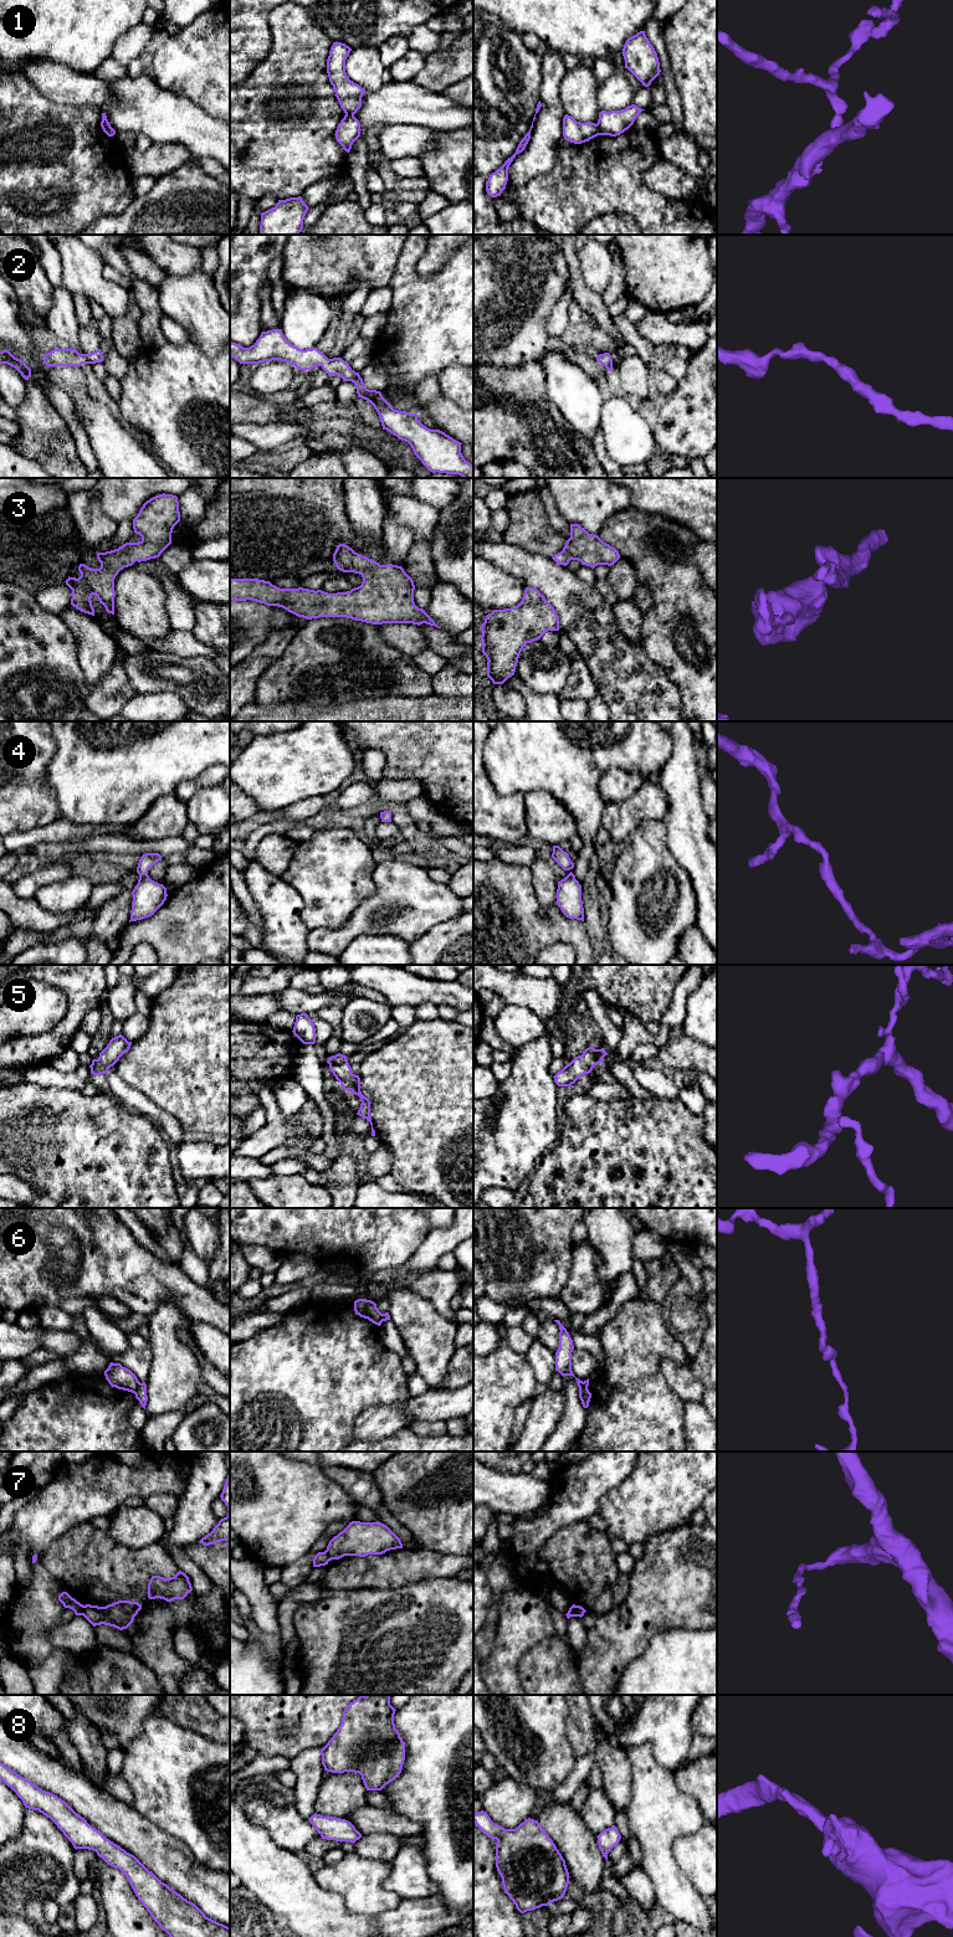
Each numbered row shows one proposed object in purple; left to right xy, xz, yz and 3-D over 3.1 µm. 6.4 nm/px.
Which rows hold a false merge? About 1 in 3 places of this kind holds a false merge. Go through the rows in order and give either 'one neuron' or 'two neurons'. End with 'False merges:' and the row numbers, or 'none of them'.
1: two neurons
2: one neuron
3: one neuron
4: one neuron
5: one neuron
6: two neurons
7: two neurons
8: one neuron
False merges: 1, 6, 7

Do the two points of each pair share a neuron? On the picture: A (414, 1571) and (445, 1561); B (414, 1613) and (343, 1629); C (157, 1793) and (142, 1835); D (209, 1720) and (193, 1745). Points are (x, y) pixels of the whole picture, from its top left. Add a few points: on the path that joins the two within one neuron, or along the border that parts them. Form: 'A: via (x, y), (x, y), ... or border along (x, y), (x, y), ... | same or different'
A: via (421, 1565), (437, 1565) | same
B: via (396, 1629), (360, 1629) | same
C: border along (132, 1806), (170, 1835) | different
D: border along (173, 1721), (216, 1742) | different

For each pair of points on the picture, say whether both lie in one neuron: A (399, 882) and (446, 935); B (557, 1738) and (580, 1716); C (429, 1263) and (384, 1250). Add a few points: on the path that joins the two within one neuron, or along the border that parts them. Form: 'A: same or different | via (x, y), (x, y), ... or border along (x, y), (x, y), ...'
A: different | border along (460, 914), (435, 924), (414, 941)
B: different | border along (568, 1707), (565, 1717), (567, 1737), (577, 1757)
C: different | border along (426, 1234), (411, 1255), (396, 1268)

